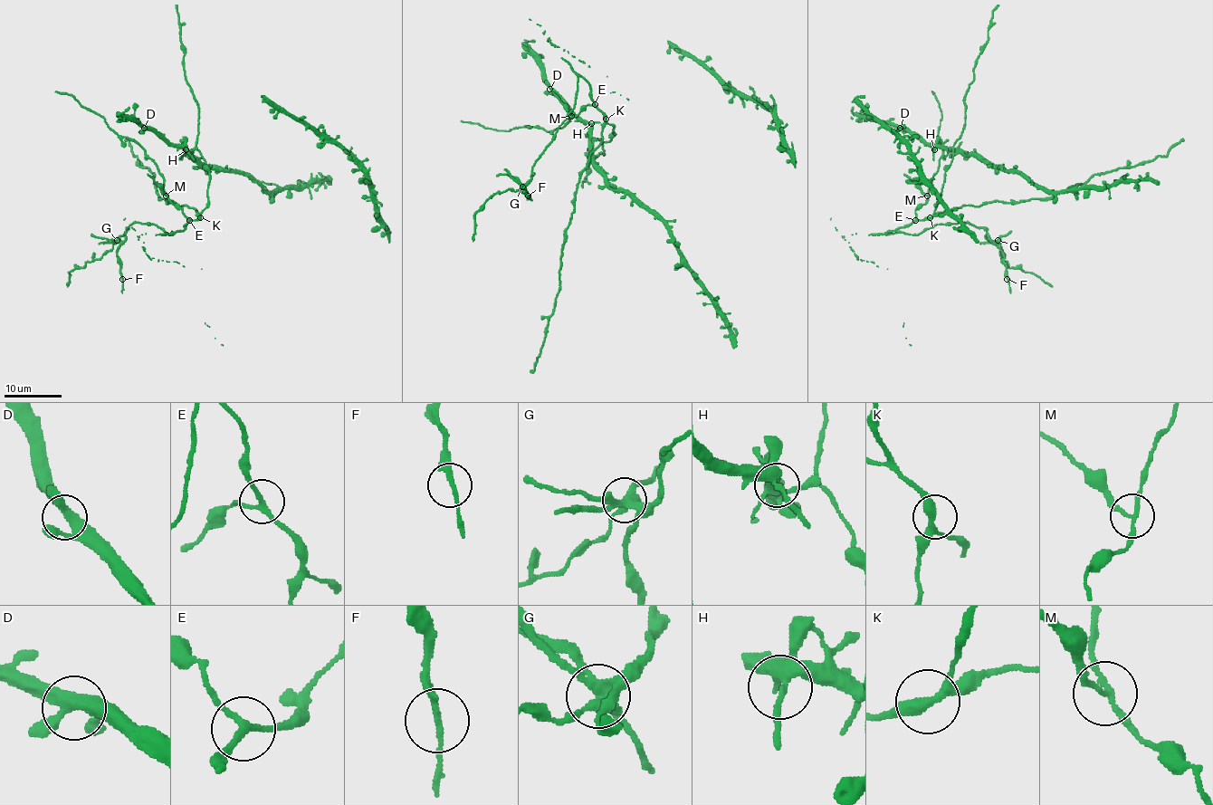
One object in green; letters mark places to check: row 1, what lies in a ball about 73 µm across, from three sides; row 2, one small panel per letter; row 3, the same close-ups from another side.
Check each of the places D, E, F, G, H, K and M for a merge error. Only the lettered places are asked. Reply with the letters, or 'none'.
G, M

